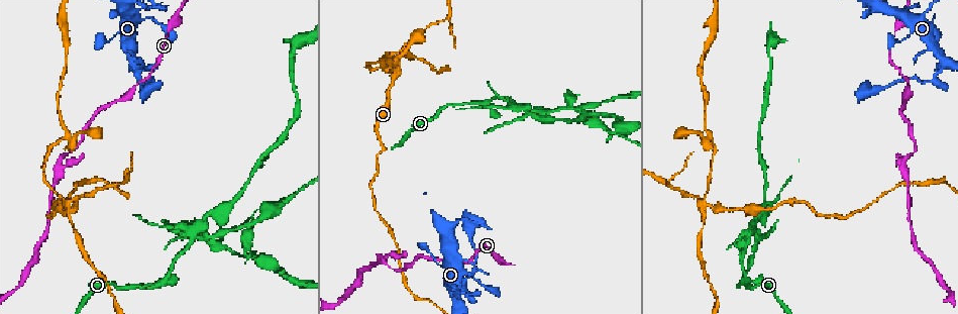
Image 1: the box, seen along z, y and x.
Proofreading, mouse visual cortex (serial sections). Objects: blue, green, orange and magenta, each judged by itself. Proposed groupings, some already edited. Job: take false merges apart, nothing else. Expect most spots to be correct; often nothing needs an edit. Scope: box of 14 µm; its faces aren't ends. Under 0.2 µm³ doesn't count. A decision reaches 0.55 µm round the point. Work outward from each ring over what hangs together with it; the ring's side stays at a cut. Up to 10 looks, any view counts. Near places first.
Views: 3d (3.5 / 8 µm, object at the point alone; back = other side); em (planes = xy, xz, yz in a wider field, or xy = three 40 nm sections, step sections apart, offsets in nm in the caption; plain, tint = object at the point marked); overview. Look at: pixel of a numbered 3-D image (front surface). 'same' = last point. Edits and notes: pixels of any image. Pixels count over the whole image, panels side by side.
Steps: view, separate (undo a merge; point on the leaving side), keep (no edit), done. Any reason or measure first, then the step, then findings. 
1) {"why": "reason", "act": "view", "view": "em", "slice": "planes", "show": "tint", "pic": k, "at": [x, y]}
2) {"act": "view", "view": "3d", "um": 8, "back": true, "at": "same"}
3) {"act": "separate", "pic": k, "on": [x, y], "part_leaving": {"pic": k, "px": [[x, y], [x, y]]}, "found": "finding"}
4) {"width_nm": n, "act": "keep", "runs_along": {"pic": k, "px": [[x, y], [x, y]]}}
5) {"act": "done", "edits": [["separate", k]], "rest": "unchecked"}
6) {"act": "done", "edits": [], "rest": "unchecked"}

{"why": "abrupt turn", "act": "view", "view": "3d", "um": 3.5, "pic": 1, "at": [391, 53]}

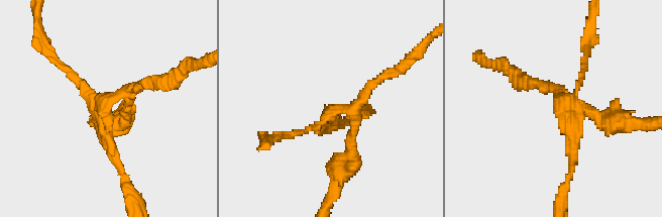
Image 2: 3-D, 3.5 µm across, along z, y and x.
{"act": "view", "view": "em", "slice": "xy", "step": 5, "show": "plain", "pic": 2, "at": [335, 109]}

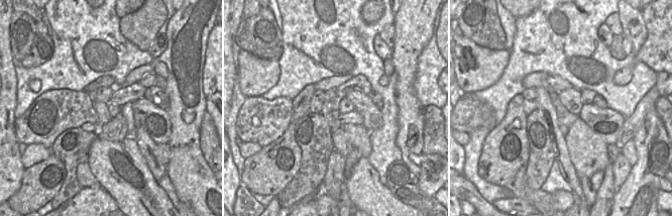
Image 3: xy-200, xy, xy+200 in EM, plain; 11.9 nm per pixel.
{"act": "view", "view": "em", "slice": "xy", "step": 5, "show": "tint", "at": "same"}

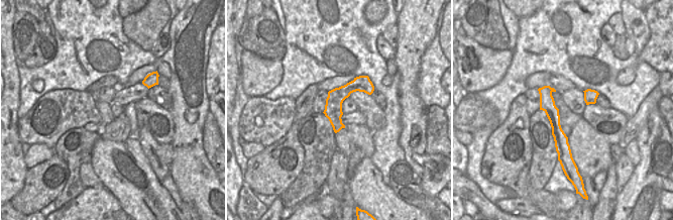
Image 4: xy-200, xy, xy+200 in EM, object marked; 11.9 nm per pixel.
{"width_nm": 220, "act": "separate", "pic": 2, "on": [126, 181], "part_leaving": {"pic": 2, "px": [[93, 93], [56, 62], [37, 24]]}, "found": "a second cell is stuck on"}

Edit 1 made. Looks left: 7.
{"why": "a fork", "act": "view", "view": "3d", "um": 3.5, "pic": 1, "at": [195, 233]}

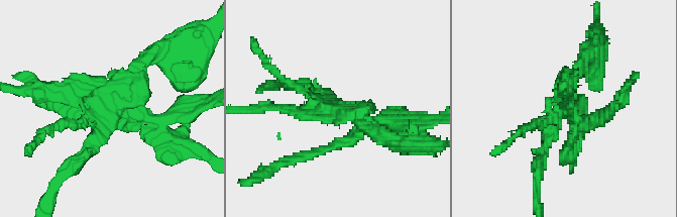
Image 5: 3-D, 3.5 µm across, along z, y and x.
{"act": "view", "view": "em", "slice": "xy", "step": 2, "show": "tint", "pic": 5, "at": [116, 107]}

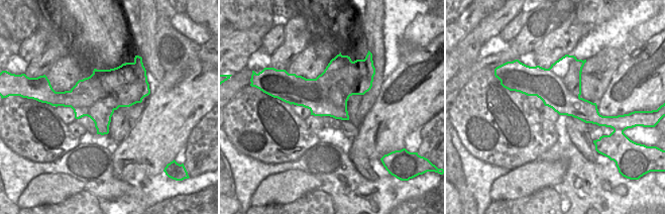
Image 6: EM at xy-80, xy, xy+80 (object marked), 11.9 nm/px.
{"act": "separate", "pic": 5, "on": [390, 122], "border": {"pic": 6, "px": [[574, 59], [563, 83], [579, 97]]}, "found": "a second cell is stuck on"}

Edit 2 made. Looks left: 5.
{"why": "calibre changes", "act": "view", "view": "3d", "um": 8, "pic": 1, "at": [908, 81]}

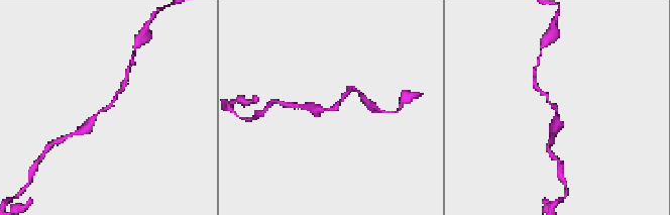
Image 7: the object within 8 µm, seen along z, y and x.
{"why": "now the EM", "act": "view", "view": "em", "slice": "xy", "step": 5, "show": "tint", "pic": 7, "at": [327, 108]}

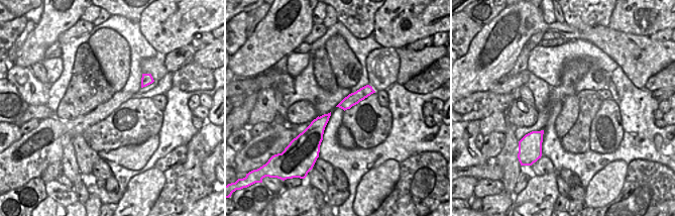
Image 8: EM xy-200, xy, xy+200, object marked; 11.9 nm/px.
{"width_nm": 150, "act": "keep", "runs_along": {"pic": 7, "px": [[545, 94], [557, 110], [553, 132]]}, "found": "one cell here"}

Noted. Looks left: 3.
{"act": "view", "view": "overview"}

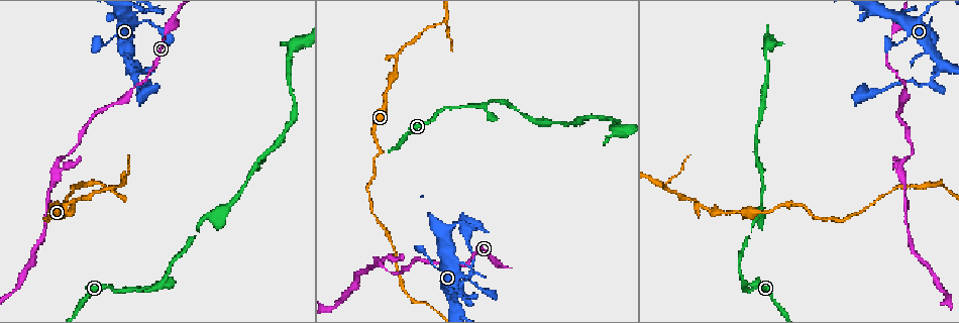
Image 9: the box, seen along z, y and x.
{"why": "looks like a crossing", "act": "view", "view": "3d", "um": 3.5, "pic": 9, "at": [942, 66]}

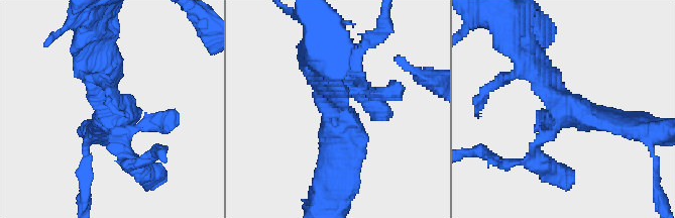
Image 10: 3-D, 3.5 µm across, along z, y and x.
{"act": "view", "view": "em", "slice": "planes", "show": "tint", "pic": 10, "at": [109, 113]}

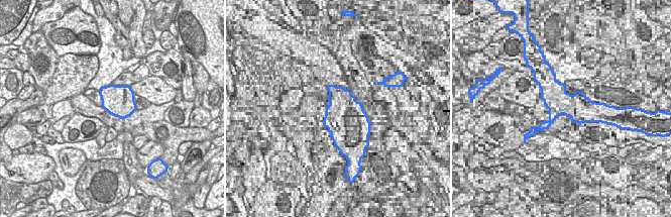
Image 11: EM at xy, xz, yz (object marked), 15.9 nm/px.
{"act": "separate", "pic": 10, "on": [551, 161], "part_leaving": {"pic": 10, "px": [[555, 130], [530, 161], [488, 155]]}, "found": "a second cell is stuck on"}

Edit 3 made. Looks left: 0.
{"act": "done", "edits": [["separate", 2], ["separate", 5], ["separate", 10]], "rest": "unchecked"}

